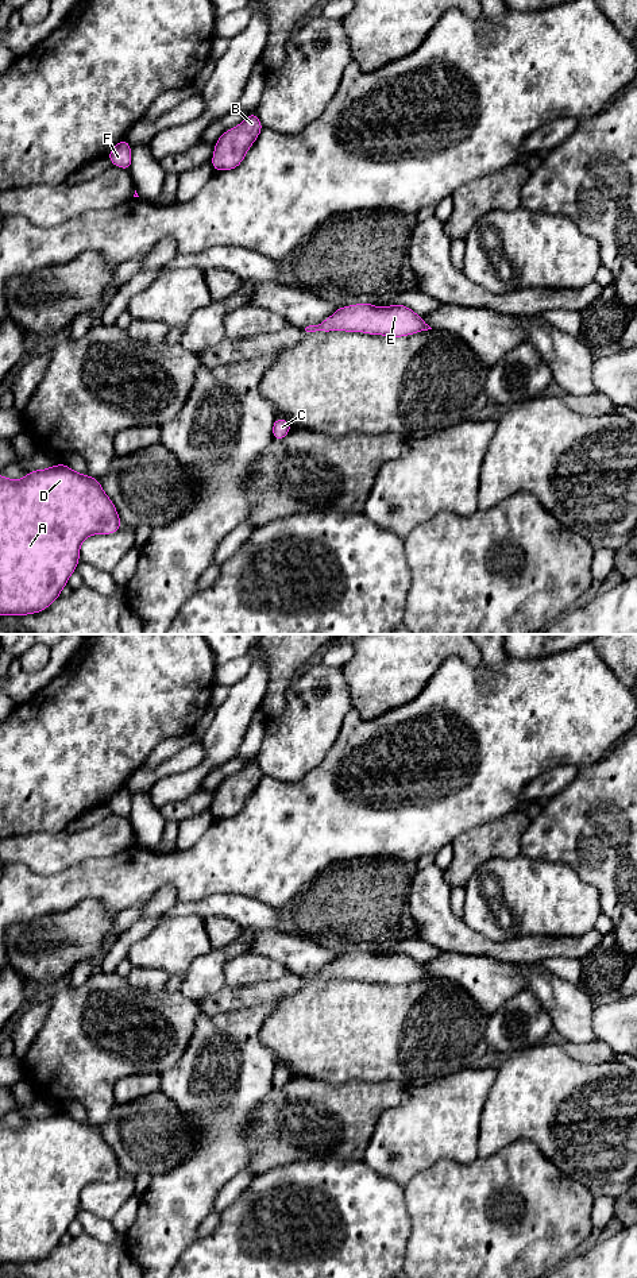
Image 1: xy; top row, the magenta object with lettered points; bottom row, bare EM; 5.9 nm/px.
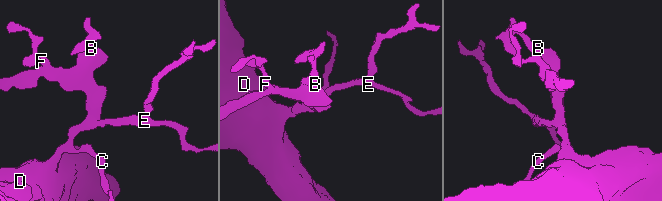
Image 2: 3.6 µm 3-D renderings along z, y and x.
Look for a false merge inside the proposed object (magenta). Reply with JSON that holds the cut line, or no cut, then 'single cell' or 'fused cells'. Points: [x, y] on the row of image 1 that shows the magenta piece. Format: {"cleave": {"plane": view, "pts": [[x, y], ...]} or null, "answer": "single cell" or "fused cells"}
{"cleave": null, "answer": "single cell"}

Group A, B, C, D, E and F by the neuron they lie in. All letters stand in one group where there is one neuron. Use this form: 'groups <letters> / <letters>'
groups A B C D E F

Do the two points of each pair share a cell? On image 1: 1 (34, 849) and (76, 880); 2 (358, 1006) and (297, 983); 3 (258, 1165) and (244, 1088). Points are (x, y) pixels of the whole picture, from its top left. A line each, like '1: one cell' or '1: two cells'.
1: two cells
2: two cells
3: two cells

